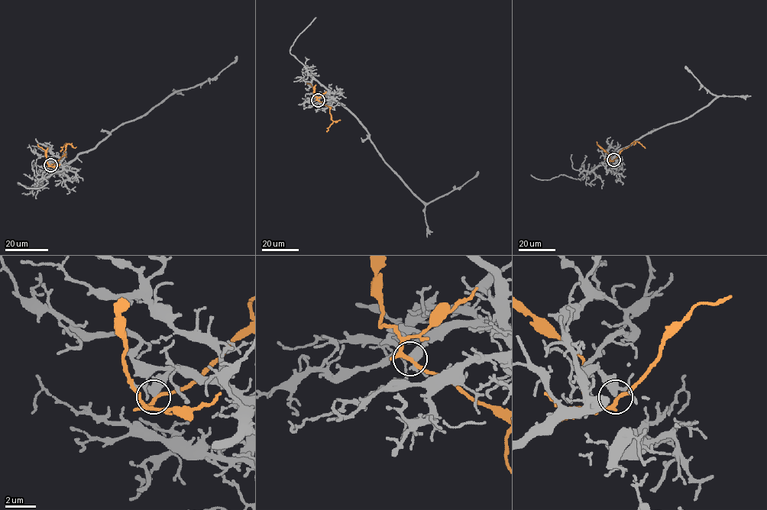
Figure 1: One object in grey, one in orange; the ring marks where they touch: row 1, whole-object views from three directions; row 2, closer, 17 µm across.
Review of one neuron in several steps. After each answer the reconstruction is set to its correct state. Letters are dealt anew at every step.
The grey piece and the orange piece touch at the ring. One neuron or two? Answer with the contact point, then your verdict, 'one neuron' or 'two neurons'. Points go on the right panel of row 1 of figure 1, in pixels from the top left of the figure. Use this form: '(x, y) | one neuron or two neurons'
(613, 159) | two neurons

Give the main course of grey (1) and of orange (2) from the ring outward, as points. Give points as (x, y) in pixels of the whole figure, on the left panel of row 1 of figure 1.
1: (50, 164), (53, 160), (71, 162), (171, 94), (214, 79), (237, 56)
2: (50, 164), (55, 163), (64, 154), (68, 143), (60, 152)

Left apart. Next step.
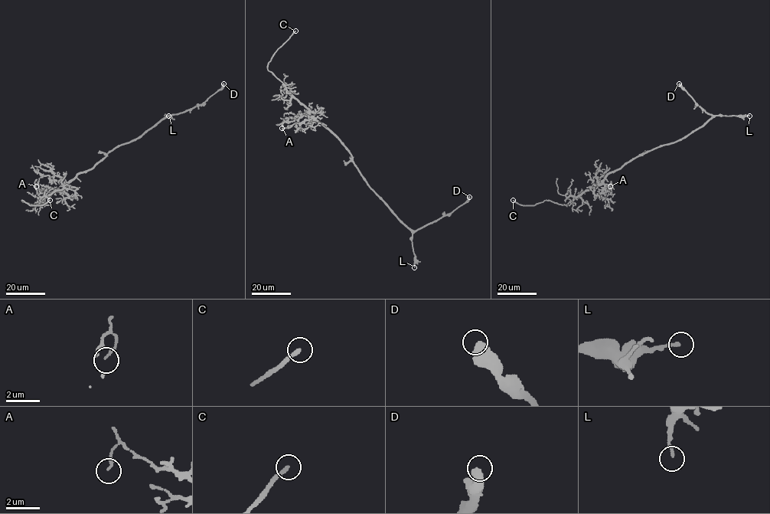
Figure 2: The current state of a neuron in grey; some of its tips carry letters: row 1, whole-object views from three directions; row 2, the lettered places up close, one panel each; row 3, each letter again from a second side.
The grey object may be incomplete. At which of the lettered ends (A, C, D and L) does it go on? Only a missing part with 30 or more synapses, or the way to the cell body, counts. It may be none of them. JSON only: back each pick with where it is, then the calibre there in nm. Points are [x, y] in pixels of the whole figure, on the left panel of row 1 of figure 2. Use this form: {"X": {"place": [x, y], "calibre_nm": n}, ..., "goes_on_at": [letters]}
{"C": {"place": [50, 200], "calibre_nm": 240}, "goes_on_at": ["C"]}

